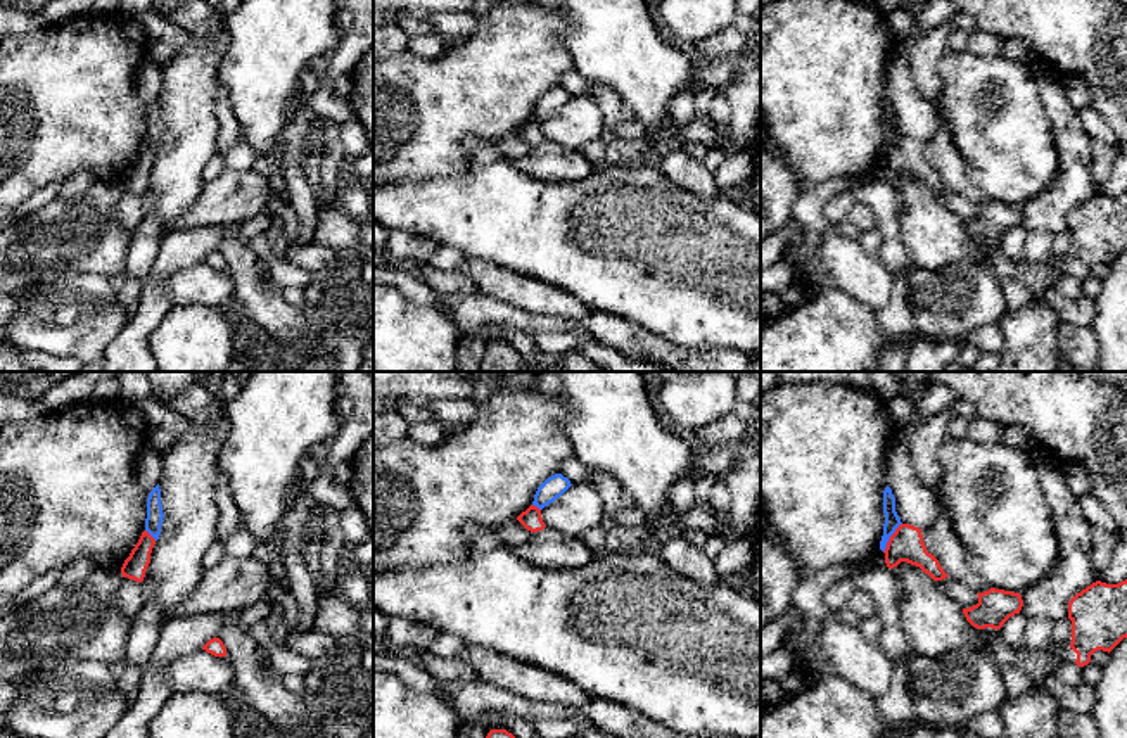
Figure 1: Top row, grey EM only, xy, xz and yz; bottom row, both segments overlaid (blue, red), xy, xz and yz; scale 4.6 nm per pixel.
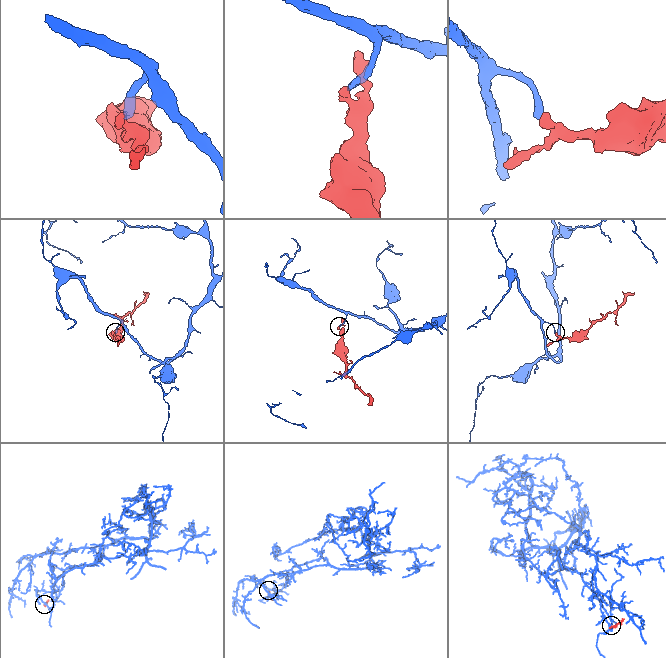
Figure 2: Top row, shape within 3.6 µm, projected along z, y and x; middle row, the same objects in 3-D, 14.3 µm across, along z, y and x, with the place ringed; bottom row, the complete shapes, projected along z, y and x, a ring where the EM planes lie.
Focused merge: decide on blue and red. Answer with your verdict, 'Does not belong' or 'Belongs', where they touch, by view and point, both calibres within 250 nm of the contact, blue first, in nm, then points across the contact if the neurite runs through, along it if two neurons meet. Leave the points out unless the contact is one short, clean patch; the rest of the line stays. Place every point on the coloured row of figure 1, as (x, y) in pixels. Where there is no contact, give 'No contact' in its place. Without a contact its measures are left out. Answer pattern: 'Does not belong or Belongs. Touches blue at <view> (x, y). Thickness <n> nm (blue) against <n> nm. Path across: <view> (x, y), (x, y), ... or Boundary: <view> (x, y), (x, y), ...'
Does not belong. Touches blue at yz (889, 538). Thickness 70 nm (blue) against 160 nm. Boundary: yz (901, 522), (884, 552)

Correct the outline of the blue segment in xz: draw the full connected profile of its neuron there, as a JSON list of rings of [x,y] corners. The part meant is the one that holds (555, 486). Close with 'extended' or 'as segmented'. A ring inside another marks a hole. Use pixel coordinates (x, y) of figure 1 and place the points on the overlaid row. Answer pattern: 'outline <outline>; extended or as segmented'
outline [[[555,474],[538,487],[532,505],[543,510],[557,498],[560,498],[570,486],[572,484],[567,477],[564,477],[562,474]]]; as segmented

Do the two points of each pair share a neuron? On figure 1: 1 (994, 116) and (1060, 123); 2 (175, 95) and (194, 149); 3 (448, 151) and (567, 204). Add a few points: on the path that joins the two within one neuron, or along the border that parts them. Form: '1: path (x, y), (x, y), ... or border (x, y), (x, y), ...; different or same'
1: border (1036, 83), (1058, 161); different
2: path (189, 109), (189, 135); same
3: border (471, 170), (460, 175), (431, 178); different

